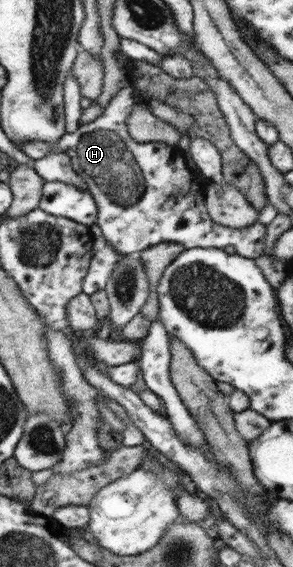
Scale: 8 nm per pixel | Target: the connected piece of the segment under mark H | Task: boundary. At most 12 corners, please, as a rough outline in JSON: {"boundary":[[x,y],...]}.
{"boundary":[[132,85],[63,136],[19,149],[70,156],[107,244],[232,245],[256,260],[266,226],[212,221],[179,147],[134,141]]}

